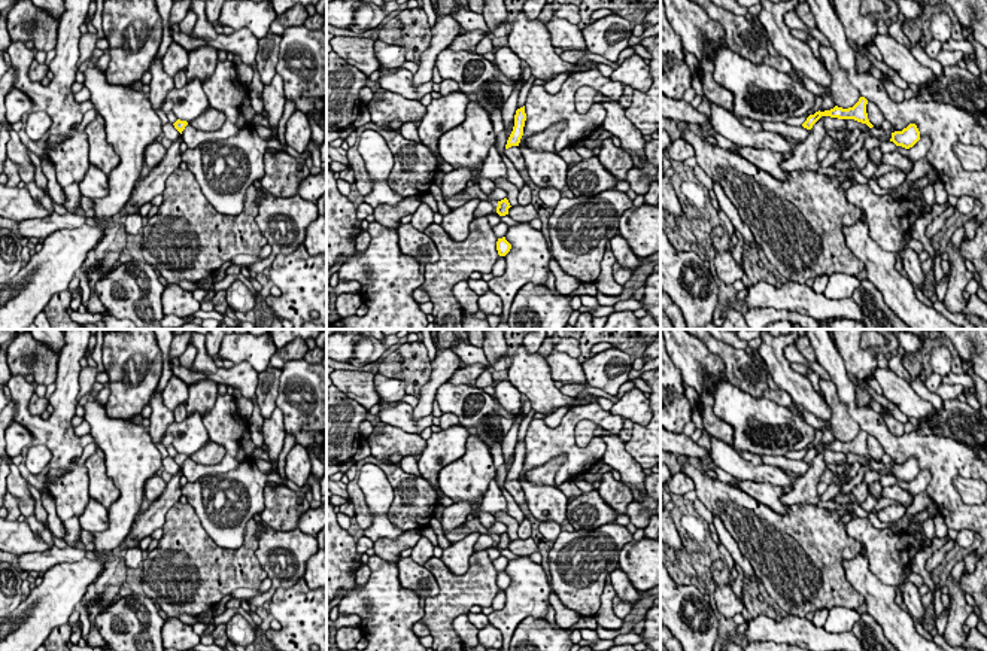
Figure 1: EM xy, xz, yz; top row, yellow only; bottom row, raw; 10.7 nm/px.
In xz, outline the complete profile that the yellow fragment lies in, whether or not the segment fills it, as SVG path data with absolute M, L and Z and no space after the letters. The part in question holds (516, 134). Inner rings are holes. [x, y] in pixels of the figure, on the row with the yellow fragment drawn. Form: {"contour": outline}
{"contour": "M523 106L516 110L514 127L513 127L513 131L511 131L508 140L507 140L505 149L511 147L511 146L519 146L520 139L523 136L525 121L526 121L526 113L525 113L525 106Z"}

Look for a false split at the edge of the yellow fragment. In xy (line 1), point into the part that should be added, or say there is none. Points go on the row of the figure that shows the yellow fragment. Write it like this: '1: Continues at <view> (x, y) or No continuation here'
1: No continuation here

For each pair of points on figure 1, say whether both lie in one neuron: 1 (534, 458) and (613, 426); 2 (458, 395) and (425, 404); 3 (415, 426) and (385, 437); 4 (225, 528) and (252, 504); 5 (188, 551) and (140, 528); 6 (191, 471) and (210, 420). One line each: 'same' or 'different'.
1: same
2: different
3: different
4: same
5: different
6: same

